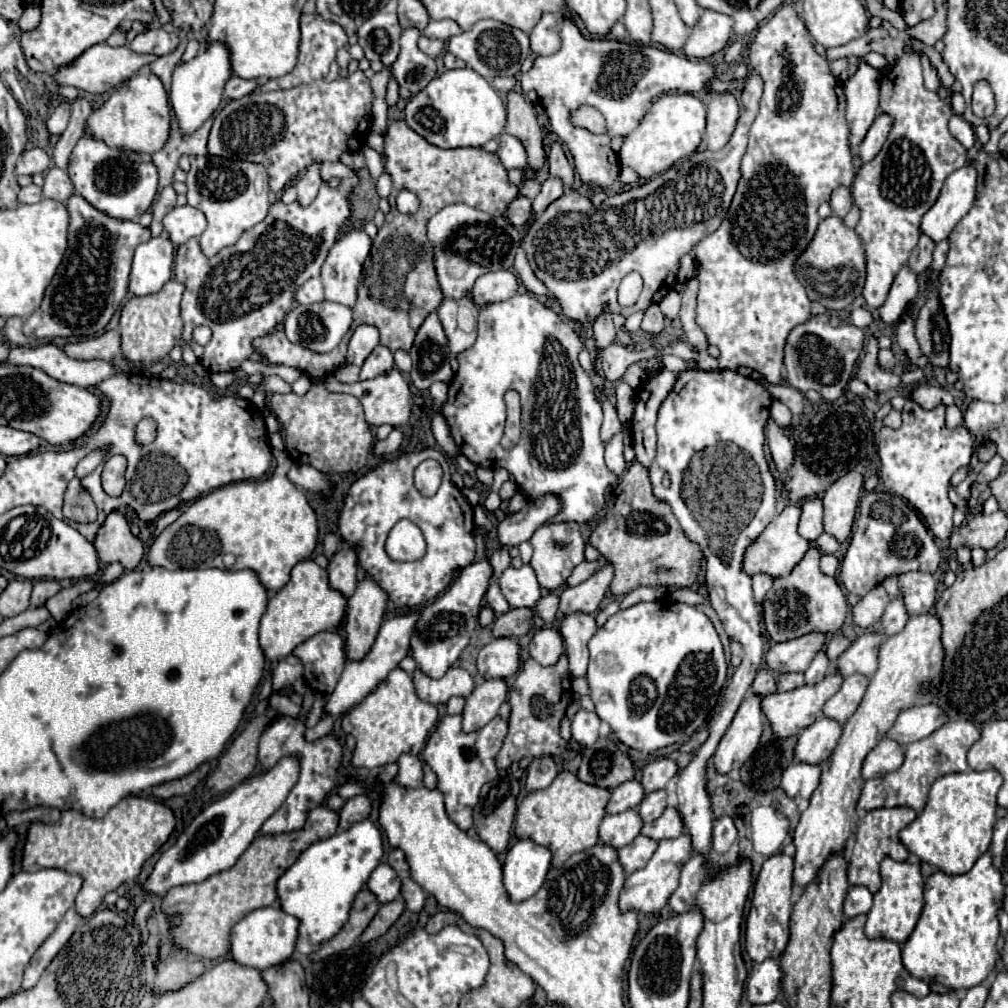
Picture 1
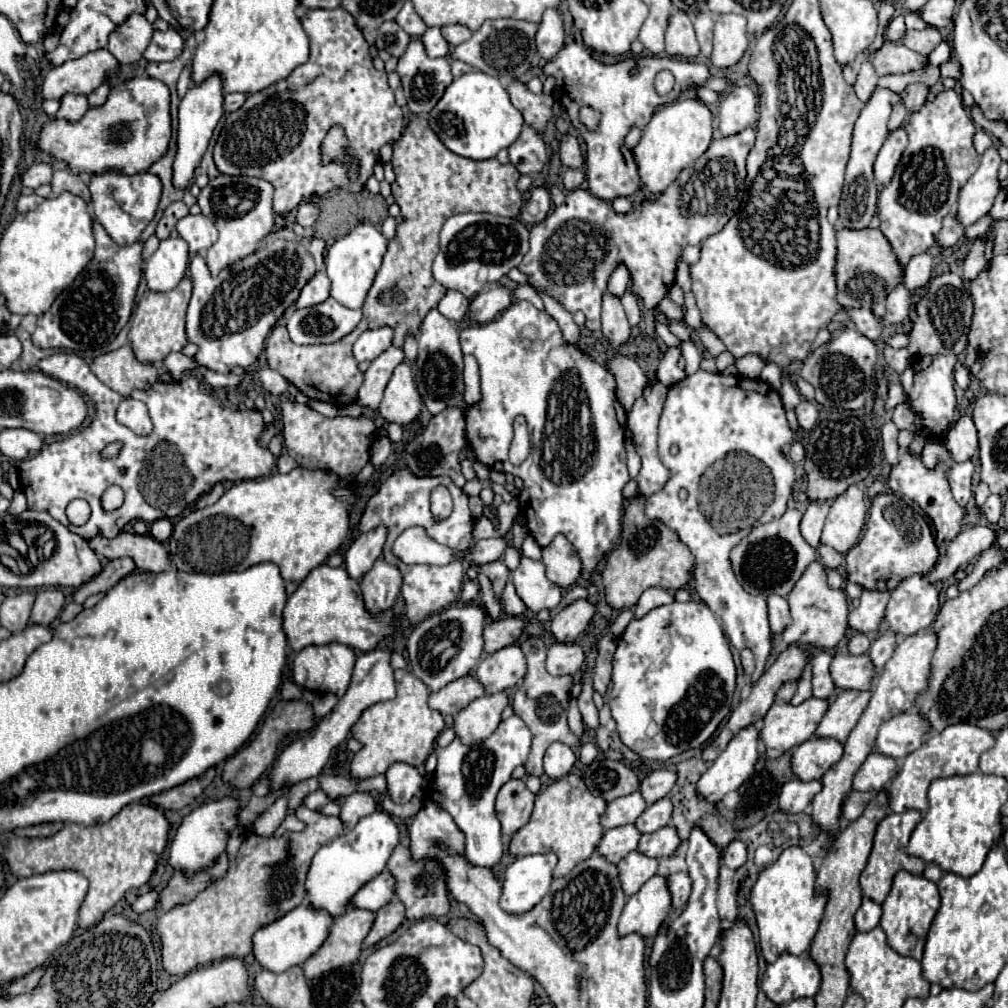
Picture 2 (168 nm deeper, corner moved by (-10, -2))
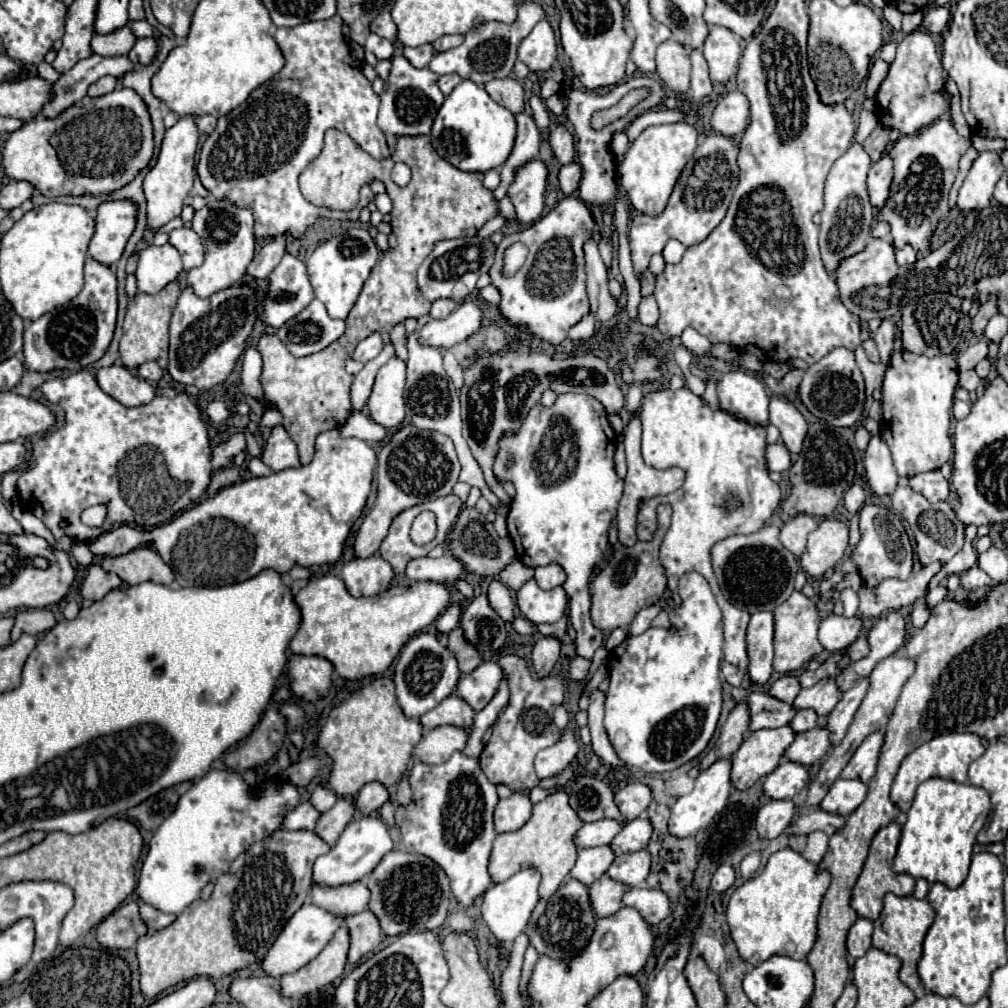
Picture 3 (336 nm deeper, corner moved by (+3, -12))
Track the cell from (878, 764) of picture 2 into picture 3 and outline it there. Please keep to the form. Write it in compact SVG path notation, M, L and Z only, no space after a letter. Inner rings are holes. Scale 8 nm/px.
M838 779L832 783L826 797L820 801L820 809L846 817L862 803L864 797L866 797L866 785L862 781Z

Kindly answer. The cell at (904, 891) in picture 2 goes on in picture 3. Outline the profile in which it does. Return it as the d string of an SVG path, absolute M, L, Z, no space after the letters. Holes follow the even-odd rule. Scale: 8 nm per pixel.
M886 895L884 897L884 909L880 913L880 917L874 921L874 937L872 937L872 947L888 953L888 955L896 955L902 959L902 983L906 983L916 997L922 997L926 993L916 965L918 959L922 957L922 943L924 937L930 929L930 925L934 923L934 909L930 907L930 903L926 899L914 899L914 897L896 897L896 895Z

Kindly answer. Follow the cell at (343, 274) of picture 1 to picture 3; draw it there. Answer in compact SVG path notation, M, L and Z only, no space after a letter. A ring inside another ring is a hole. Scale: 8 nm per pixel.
M360 227L334 235L316 247L316 251L310 255L306 267L308 267L310 283L314 287L314 295L316 295L316 299L320 299L326 305L330 317L334 317L334 319L348 317L350 309L354 307L354 303L362 291L364 281L368 279L370 271L374 269L374 265L378 261L380 261L380 253L378 253L374 239L370 237L370 233L366 229L360 229Z

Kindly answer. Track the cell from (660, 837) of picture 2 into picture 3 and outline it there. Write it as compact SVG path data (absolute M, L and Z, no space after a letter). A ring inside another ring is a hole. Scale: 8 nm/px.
M646 849L630 853L630 855L618 855L606 875L614 881L620 881L626 887L638 887L646 875L650 873L650 853Z

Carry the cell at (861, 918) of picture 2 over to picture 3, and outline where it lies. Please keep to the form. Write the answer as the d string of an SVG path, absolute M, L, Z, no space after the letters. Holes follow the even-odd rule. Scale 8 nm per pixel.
M858 919L848 933L848 953L850 957L862 957L866 951L872 947L872 921L868 919Z

